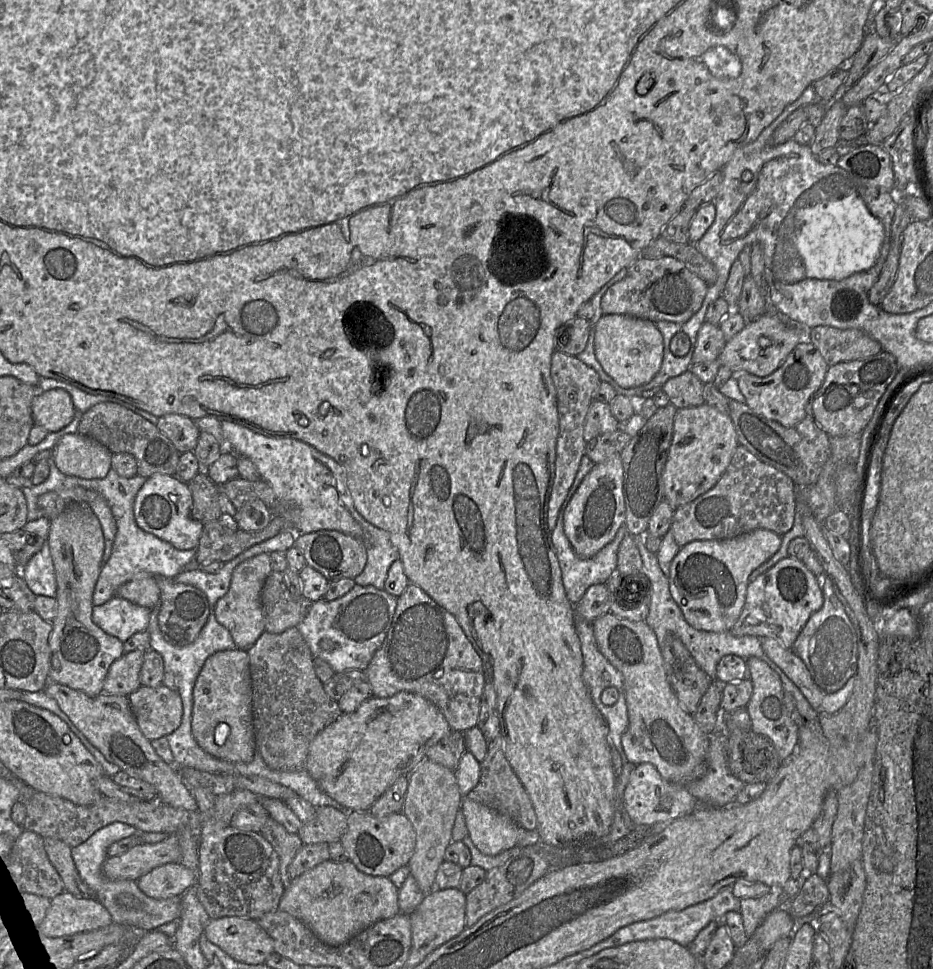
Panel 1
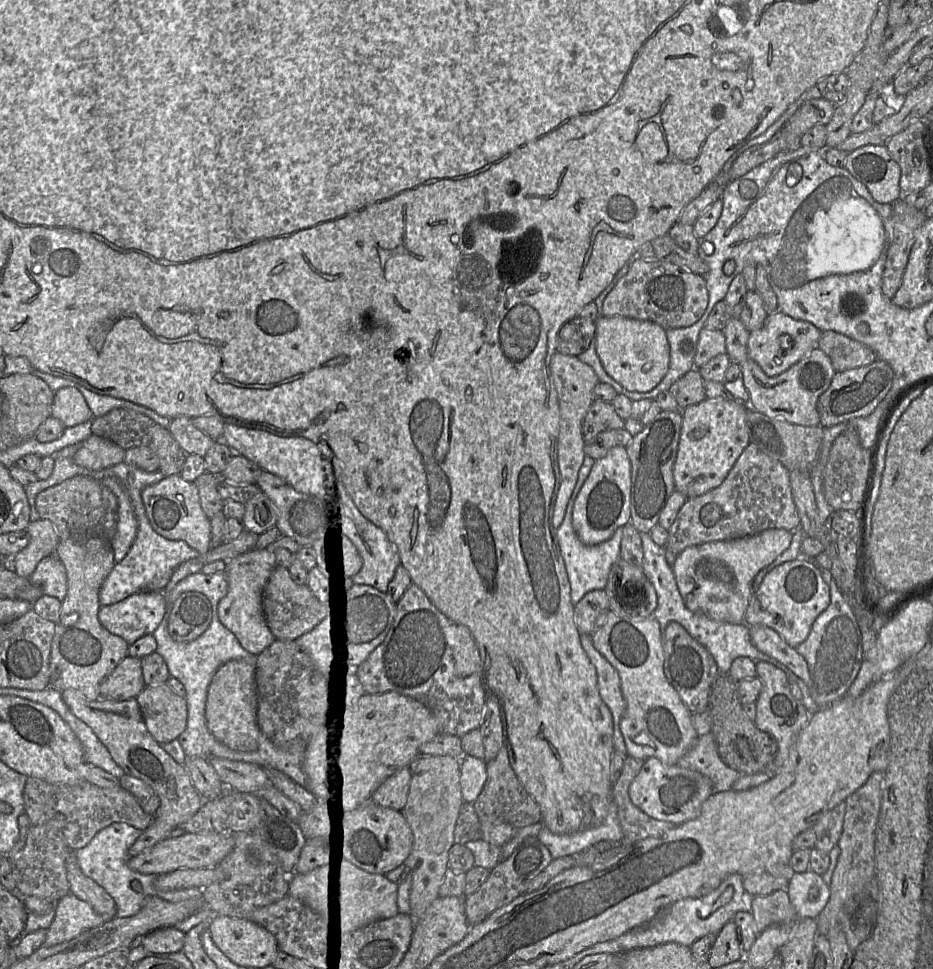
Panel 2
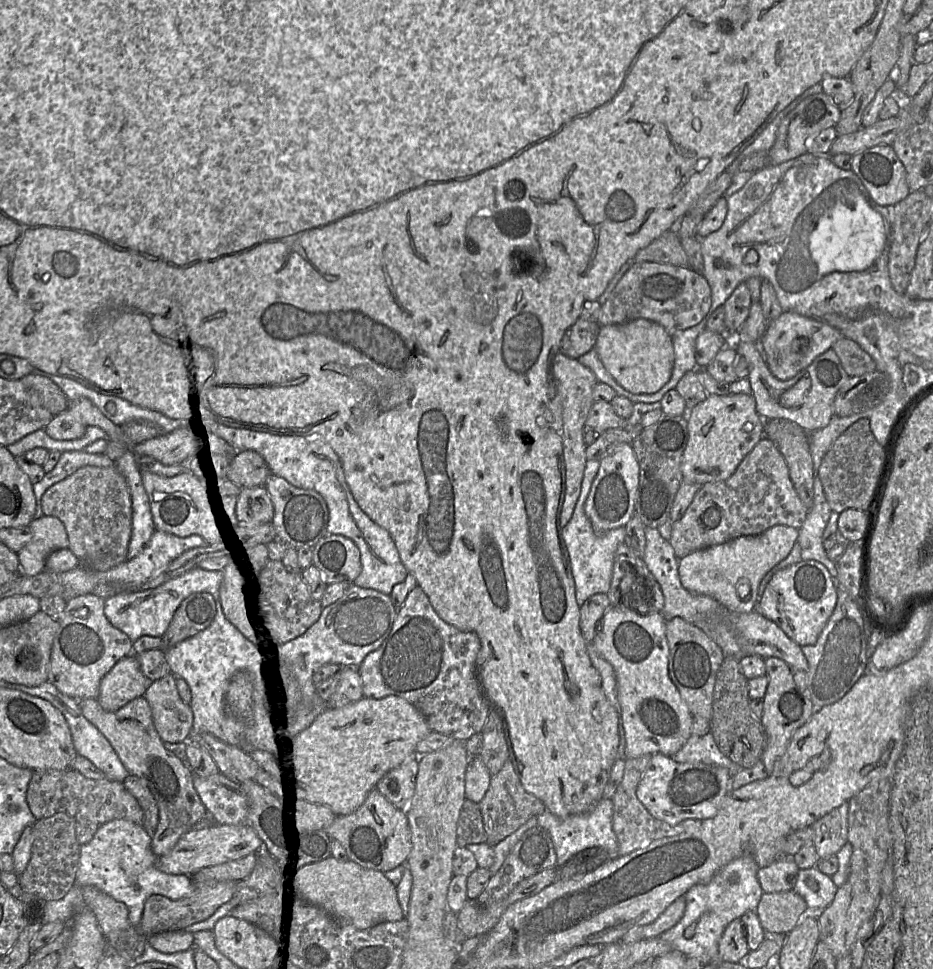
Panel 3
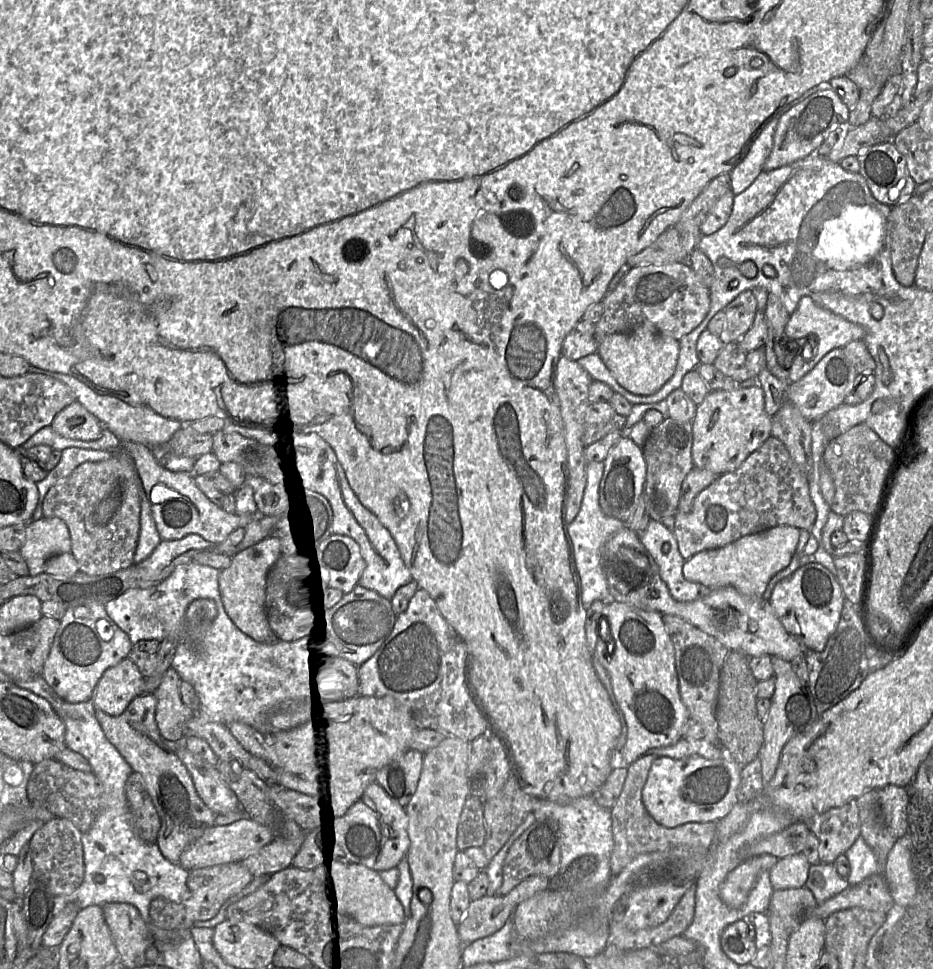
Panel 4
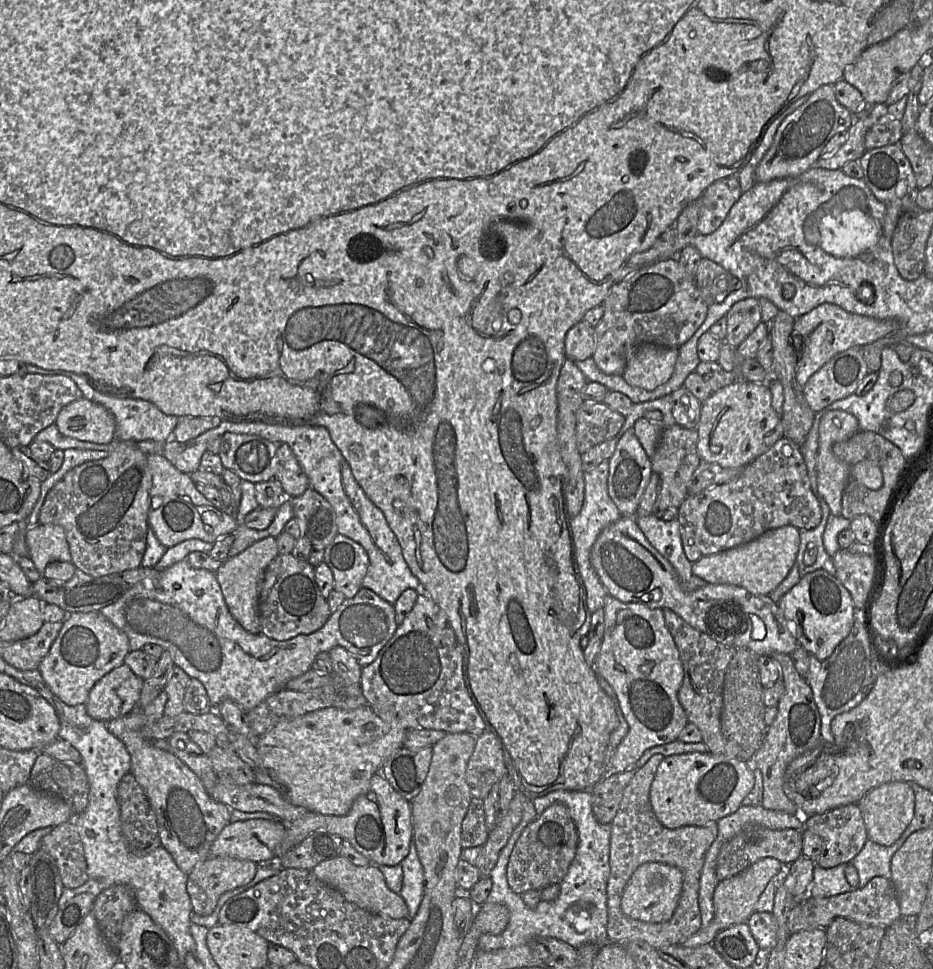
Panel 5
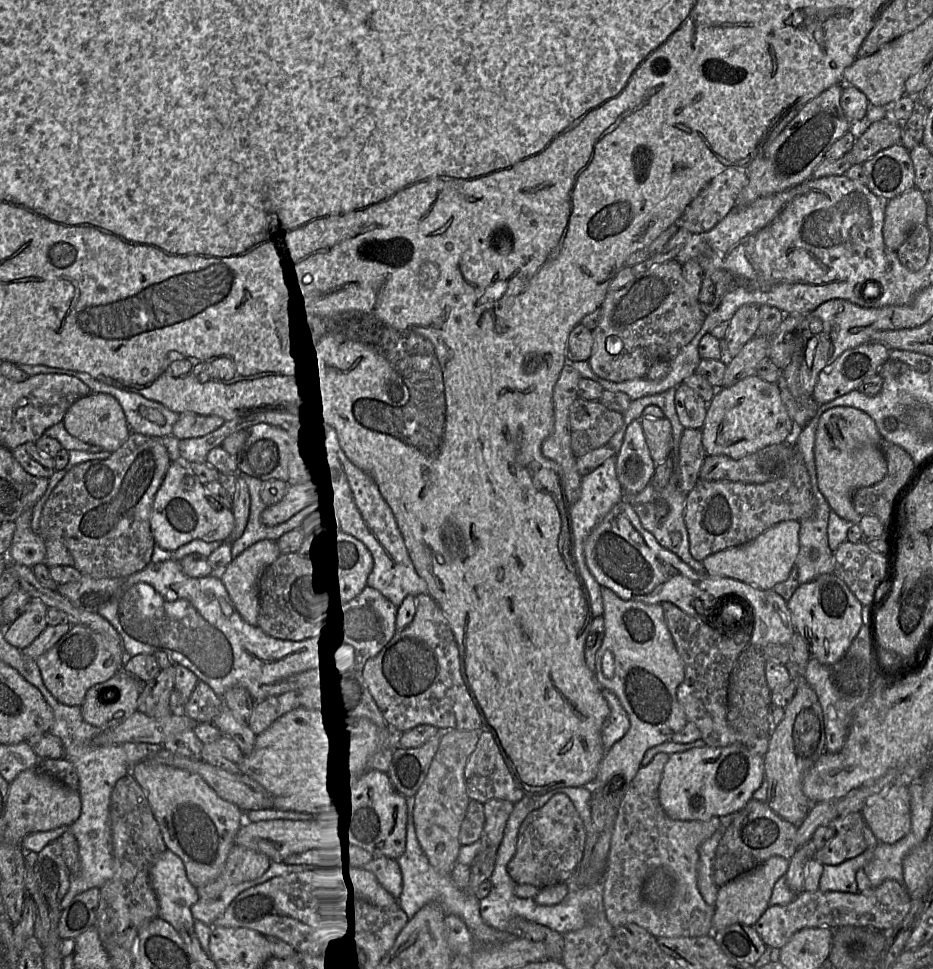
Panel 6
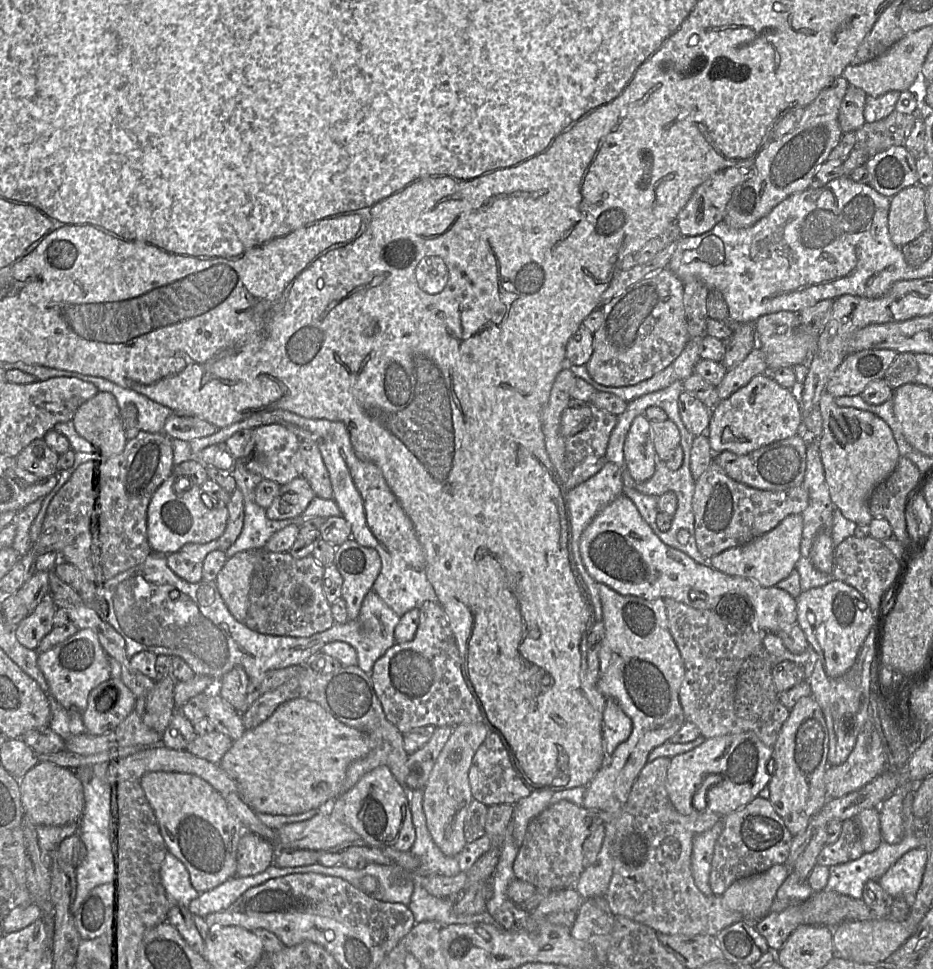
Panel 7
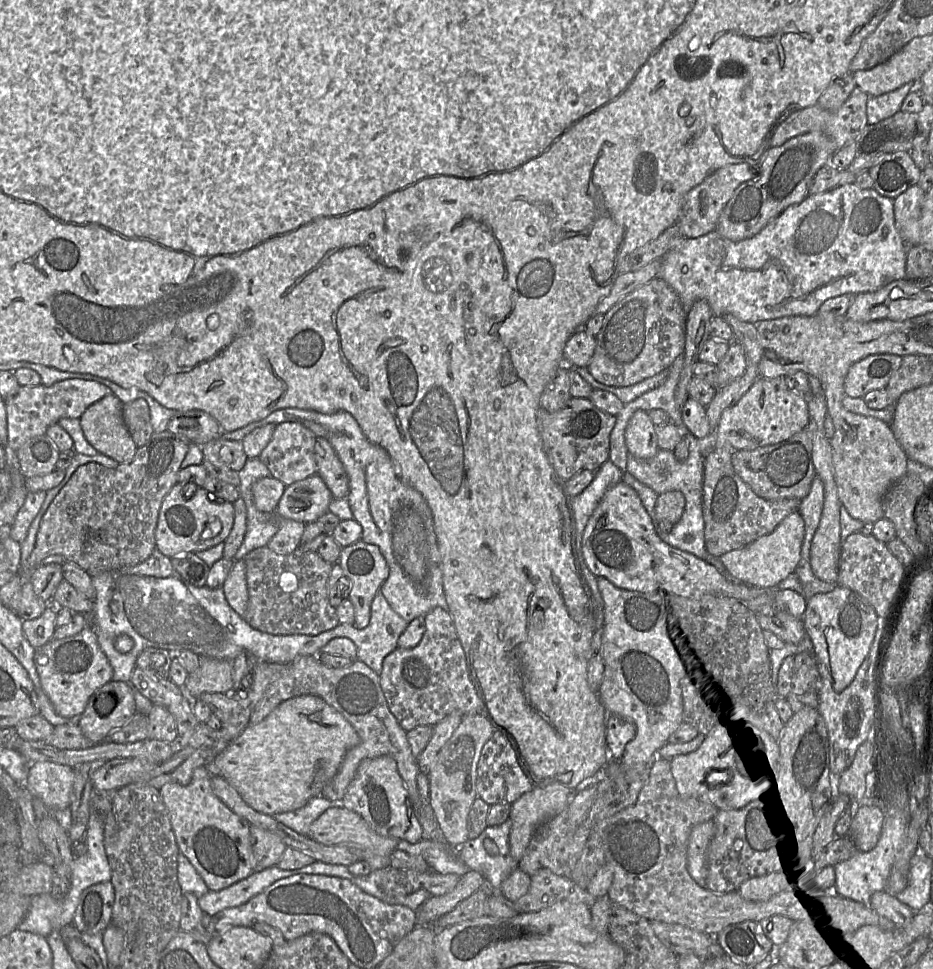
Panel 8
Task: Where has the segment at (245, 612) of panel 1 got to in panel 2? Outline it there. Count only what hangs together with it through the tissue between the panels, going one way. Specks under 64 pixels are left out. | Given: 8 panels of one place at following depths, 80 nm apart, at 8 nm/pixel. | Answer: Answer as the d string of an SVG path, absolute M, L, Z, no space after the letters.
M268 547L249 550L226 561L225 564L228 591L218 602L218 617L220 622L235 635L241 646L255 656L275 640L266 624L261 605L263 588L275 566L274 552Z

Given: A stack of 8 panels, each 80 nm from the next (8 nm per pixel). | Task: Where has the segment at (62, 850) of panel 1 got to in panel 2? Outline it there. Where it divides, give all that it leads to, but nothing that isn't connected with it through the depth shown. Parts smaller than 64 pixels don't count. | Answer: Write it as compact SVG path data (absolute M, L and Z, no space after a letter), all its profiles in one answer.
M71 852L66 859L66 871L70 893L90 904L105 921L116 917L114 899L95 881L82 873L74 852Z

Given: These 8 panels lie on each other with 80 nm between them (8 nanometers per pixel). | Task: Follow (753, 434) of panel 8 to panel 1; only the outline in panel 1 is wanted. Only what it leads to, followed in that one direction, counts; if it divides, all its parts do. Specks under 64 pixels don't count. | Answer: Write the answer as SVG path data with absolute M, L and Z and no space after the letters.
M703 403L696 407L678 409L662 474L664 501L676 510L710 490L725 472L738 446L731 418L717 408Z

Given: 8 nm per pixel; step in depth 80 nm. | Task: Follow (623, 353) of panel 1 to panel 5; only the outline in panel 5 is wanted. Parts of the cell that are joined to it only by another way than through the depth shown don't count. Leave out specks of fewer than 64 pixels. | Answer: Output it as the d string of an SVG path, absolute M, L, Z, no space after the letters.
M646 343L635 347L622 373L631 386L652 391L665 384L673 374L678 348Z

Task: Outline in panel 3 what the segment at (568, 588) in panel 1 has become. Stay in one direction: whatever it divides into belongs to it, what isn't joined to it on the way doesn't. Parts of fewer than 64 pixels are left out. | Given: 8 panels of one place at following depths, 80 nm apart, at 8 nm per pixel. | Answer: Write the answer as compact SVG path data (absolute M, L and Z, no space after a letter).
M598 460L586 461L580 495L572 517L569 522L560 529L560 536L568 554L570 568L575 583L576 602L579 606L594 594L607 594L610 588L615 554L619 545L624 543L625 539L624 527L617 527L605 533L598 534L594 531L591 522L585 515L584 504L590 492L593 480L598 473L599 466L600 462Z

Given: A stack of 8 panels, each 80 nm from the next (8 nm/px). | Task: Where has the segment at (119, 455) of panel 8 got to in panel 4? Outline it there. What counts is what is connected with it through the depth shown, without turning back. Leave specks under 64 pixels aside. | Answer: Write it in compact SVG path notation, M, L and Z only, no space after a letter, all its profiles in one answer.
M76 400L61 410L50 426L65 438L82 441L99 439L104 428L99 419Z

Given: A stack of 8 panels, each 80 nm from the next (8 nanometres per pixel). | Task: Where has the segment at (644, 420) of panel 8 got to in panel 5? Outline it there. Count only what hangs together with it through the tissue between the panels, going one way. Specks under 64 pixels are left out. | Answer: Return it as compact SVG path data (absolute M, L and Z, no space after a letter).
M632 428L621 435L617 442L616 448L608 462L608 495L622 516L636 516L636 511L640 500L653 471L651 460L640 444Z

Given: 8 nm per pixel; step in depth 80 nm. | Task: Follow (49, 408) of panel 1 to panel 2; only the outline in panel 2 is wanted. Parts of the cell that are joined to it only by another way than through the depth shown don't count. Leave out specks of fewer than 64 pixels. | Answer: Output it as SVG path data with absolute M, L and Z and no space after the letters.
M63 387L55 391L51 417L60 420L67 428L91 422L94 416L85 398L77 389Z

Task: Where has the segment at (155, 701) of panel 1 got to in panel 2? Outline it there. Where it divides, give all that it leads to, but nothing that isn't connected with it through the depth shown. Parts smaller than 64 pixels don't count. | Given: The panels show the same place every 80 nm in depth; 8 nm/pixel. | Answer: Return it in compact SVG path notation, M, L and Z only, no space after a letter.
M165 682L159 685L146 686L136 697L145 725L152 737L165 744L178 739L187 725L187 705L185 698L176 694Z

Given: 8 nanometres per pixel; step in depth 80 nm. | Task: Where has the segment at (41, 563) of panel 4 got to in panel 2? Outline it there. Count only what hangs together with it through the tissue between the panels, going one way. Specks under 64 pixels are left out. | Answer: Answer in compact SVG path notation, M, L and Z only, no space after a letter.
M47 519L30 521L26 530L29 543L12 557L8 566L19 576L29 578L43 558L55 553L61 539L54 524Z

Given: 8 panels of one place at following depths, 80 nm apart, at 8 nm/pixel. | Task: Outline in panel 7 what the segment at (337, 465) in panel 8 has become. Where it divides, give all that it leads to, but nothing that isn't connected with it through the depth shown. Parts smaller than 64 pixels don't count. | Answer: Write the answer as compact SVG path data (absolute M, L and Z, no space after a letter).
M300 441L298 452L294 456L294 466L300 477L309 482L317 497L333 498L329 473L323 462L320 450L315 443Z

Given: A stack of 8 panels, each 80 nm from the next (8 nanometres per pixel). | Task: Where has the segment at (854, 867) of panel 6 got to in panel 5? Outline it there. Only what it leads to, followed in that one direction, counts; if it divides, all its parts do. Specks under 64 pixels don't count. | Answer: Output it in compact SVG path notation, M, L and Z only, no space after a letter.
M841 864L832 868L822 868L815 865L813 870L813 880L808 886L812 897L827 898L836 896L853 890L845 877L846 864Z

